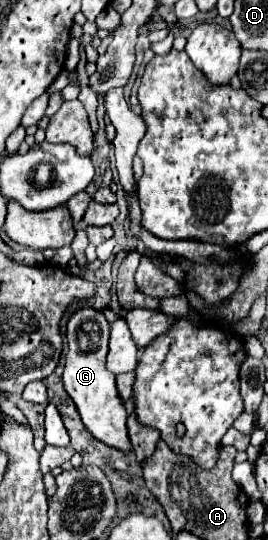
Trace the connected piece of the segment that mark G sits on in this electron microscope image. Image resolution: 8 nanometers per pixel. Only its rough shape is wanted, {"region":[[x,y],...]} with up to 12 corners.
{"region":[[98,310],[66,328],[64,388],[90,434],[132,444],[116,376],[106,370],[110,324]]}

